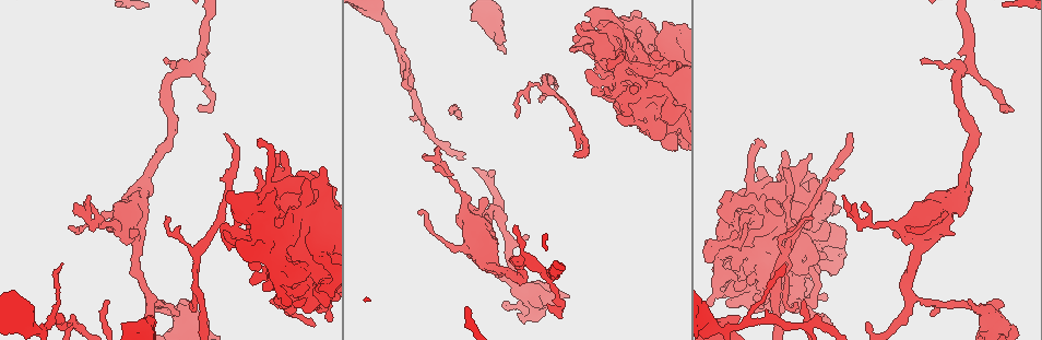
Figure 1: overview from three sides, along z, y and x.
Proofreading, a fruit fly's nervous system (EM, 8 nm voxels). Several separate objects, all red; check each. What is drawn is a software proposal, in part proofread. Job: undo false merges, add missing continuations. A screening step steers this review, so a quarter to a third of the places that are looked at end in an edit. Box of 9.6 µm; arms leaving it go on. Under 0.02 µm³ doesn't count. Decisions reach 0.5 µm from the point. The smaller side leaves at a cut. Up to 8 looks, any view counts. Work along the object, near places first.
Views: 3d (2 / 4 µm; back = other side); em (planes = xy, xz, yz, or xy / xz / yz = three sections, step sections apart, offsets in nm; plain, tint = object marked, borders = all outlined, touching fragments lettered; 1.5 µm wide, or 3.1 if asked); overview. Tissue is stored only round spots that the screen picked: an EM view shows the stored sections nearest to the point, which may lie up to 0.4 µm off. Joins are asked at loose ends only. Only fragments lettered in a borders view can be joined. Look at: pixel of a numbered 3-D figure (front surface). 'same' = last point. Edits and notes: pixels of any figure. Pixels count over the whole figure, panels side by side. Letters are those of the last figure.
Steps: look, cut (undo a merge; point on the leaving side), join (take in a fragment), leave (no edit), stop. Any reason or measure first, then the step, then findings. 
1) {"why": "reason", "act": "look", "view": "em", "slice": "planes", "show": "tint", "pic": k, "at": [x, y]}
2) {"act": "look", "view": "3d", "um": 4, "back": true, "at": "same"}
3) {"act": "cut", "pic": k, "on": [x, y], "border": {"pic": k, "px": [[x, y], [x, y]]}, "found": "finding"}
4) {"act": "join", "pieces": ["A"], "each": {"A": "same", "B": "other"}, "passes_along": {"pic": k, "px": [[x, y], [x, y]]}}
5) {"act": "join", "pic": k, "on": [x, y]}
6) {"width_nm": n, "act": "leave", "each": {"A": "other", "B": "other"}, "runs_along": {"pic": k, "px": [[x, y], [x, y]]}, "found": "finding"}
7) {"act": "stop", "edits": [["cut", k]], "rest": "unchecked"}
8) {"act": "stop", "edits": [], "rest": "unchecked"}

{"why": "thick turns thin", "act": "look", "view": "3d", "um": 4, "pic": 1, "at": [326, 286]}

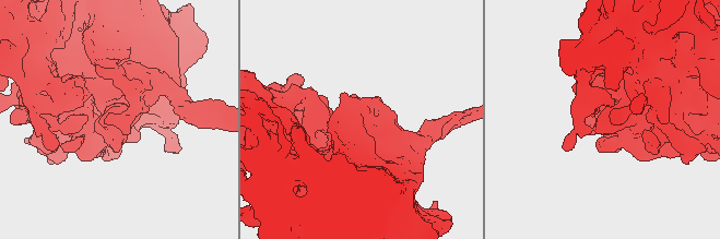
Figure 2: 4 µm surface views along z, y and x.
{"why": "need the tissue", "act": "look", "view": "em", "slice": "planes", "show": "borders", "pic": 2, "at": [118, 118]}

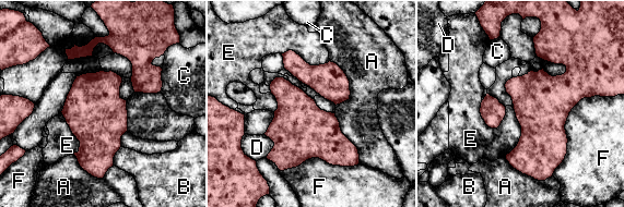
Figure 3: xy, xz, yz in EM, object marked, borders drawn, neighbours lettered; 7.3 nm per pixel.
{"act": "leave", "each": {"A": "other", "B": "other", "C": "other", "D": "other", "E": "other", "F": "other"}, "border": {"pic": 3, "px": [[481, 100], [481, 118], [496, 129]]}, "found": "all the same neuron"}

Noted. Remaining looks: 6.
{"why": "tapers out", "act": "look", "view": "em", "slice": "xy", "step": 4, "show": "tint", "pic": 1, "at": [167, 219]}

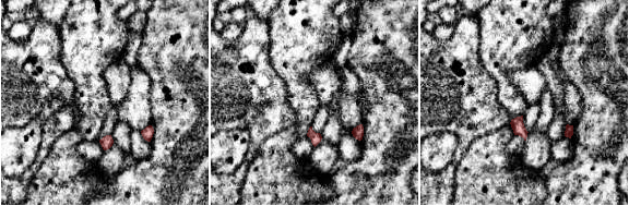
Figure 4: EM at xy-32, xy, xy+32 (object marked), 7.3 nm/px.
{"act": "look", "view": "em", "slice": "planes", "show": "borders", "at": "same"}

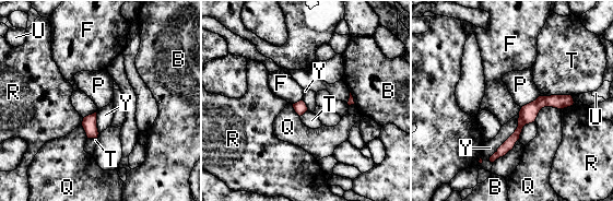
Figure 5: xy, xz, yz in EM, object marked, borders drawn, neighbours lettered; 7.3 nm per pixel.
{"width_nm": 130, "longest_contact_nm": ["Y", 360], "act": "leave", "each": {"B": "other", "F": "other", "P": "other", "Q": "other", "R": "other", "T": "other", "U": "other", "Y": "other"}, "found": "no lettered fragment goes on from it"}

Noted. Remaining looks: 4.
{"why": "an open end", "act": "look", "view": "3d", "um": 4, "pic": 1, "at": [513, 225]}

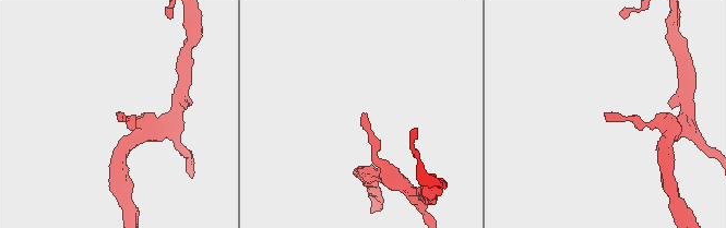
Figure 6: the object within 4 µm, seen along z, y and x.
{"why": "shape alone is not enough", "act": "look", "view": "em", "slice": "planes", "show": "plain", "pic": 6, "at": [363, 113]}

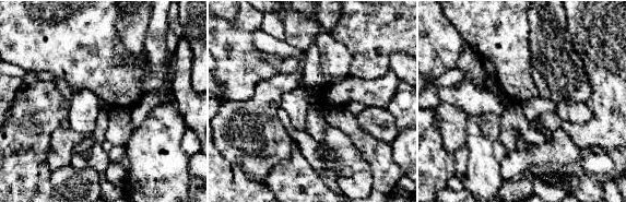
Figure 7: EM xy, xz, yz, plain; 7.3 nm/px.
{"act": "look", "view": "em", "slice": "planes", "show": "borders", "at": "same"}

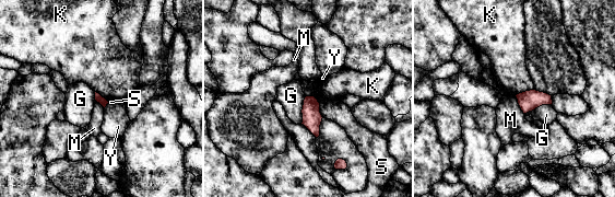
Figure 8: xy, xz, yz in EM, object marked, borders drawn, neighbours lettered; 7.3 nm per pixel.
{"act": "leave", "each": {"G": "other", "K": "other", "M": "other", "S": "other", "Y": "other"}, "border": {"pic": 8, "px": [[515, 95], [520, 109], [524, 114]]}, "found": "no lettered fragment goes on from it"}

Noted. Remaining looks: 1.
{"act": "stop", "edits": [], "rest": "unchecked"}

